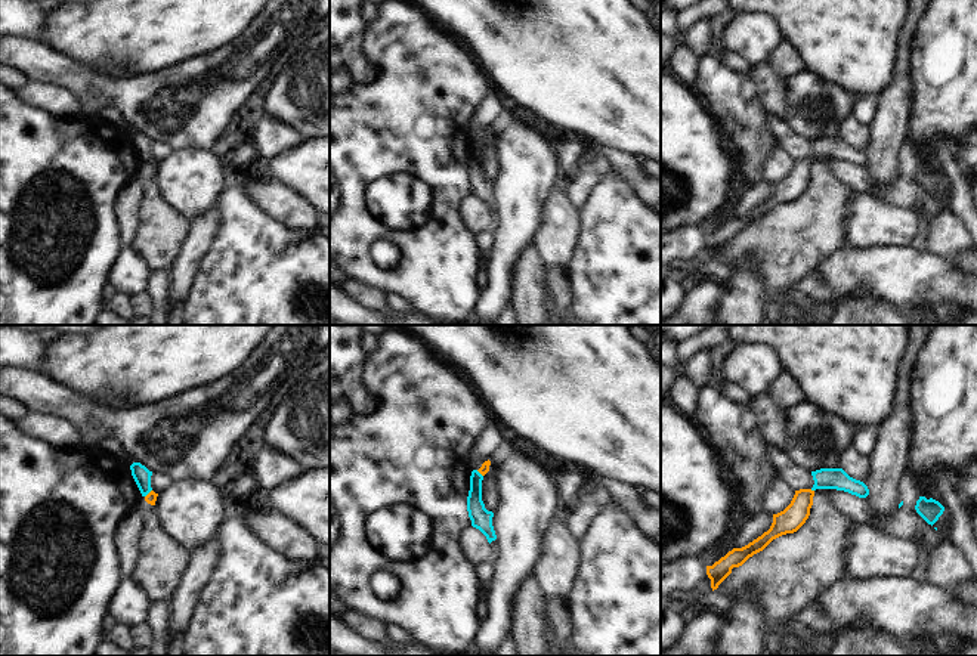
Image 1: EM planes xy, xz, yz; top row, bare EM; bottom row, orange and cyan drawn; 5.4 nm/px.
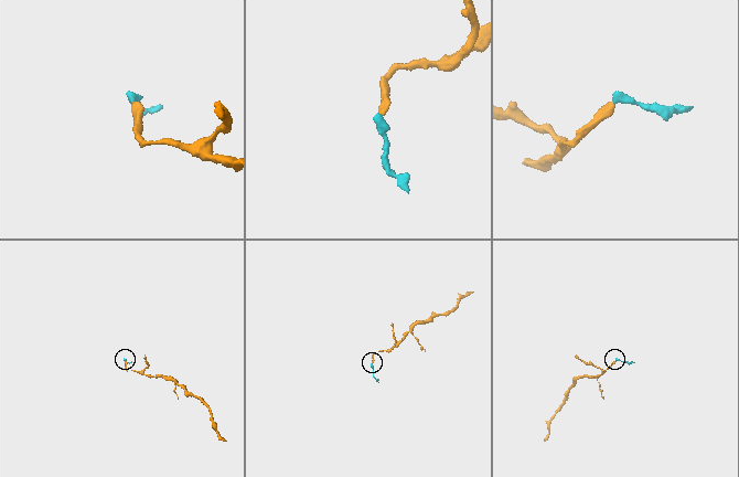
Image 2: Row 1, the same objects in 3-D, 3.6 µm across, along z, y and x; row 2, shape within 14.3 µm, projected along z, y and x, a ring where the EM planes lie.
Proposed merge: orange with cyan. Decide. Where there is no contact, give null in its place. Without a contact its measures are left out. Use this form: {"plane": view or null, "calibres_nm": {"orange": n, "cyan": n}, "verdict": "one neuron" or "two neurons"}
{"plane": "yz", "calibres_nm": {"orange": 140, "cyan": 110}, "verdict": "one neuron"}

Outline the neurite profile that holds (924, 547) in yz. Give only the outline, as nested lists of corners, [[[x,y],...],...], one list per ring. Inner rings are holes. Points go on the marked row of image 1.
[[[921,541],[918,542],[918,547],[919,547],[919,566],[916,567],[912,578],[918,579],[919,582],[925,582],[924,570],[927,567],[928,557],[931,554],[931,545],[927,541]]]

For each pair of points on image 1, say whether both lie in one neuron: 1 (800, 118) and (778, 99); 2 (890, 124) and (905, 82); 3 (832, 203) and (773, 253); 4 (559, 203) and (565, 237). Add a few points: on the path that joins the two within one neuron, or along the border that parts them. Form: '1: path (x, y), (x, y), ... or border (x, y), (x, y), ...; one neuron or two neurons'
1: border (784, 80), (785, 120); two neurons
2: path (893, 114), (900, 92); one neuron
3: path (818, 217), (788, 243); one neuron
4: path (559, 212), (559, 228); one neuron

